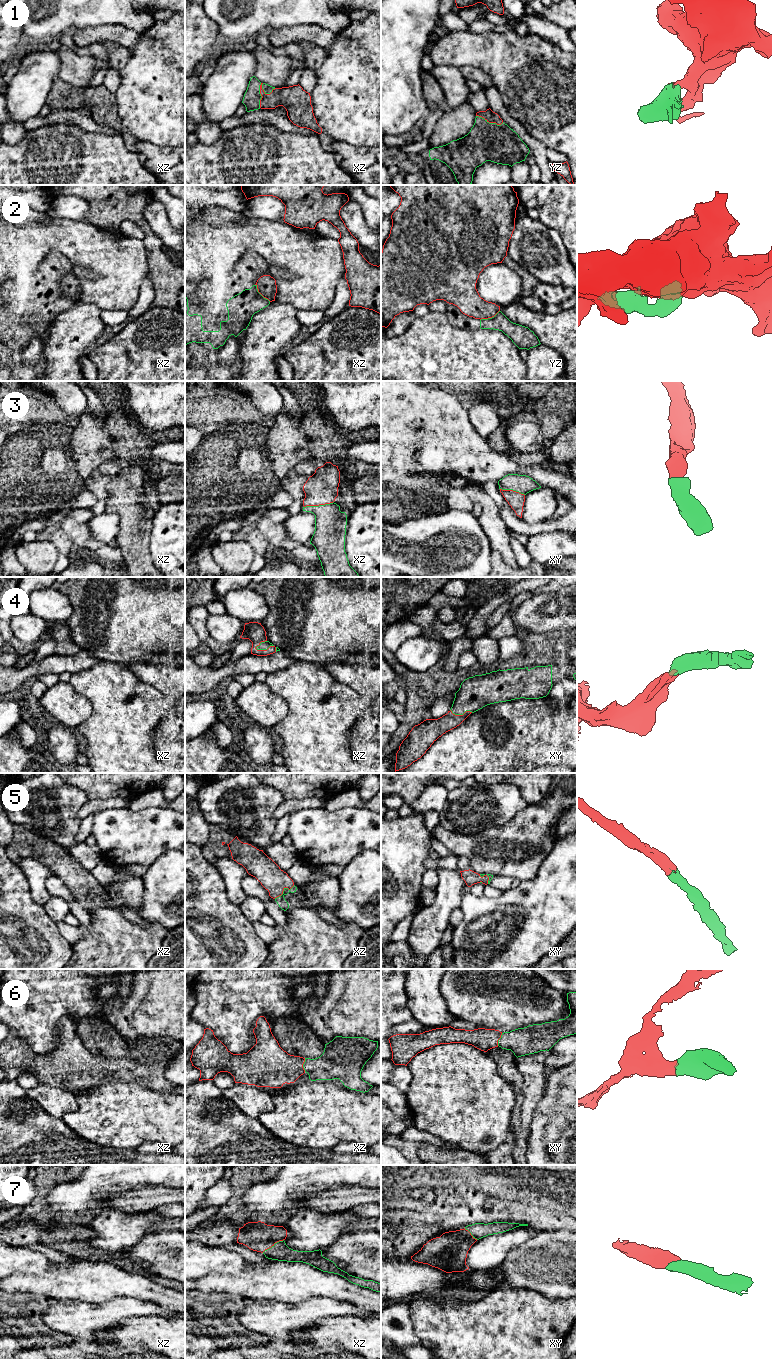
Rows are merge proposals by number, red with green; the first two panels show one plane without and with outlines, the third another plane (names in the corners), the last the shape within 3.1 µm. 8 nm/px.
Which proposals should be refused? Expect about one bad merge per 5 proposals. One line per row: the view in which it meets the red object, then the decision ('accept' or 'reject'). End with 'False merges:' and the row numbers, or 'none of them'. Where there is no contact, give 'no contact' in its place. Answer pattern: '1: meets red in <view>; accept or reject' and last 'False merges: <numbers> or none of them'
1: meets red in xz; accept
2: meets red in xz; reject
3: meets red in xz; accept
4: meets red in xz; accept
5: meets red in xz; accept
6: meets red in xz; accept
7: meets red in xz; accept
False merges: 2

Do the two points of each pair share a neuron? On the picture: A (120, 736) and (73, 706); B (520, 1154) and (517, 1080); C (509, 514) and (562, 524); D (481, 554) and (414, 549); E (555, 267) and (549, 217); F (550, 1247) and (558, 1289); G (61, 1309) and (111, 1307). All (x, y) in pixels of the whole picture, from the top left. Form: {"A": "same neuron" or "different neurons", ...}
{"A": "different neurons", "B": "same neuron", "C": "same neuron", "D": "same neuron", "E": "different neurons", "F": "same neuron", "G": "same neuron"}

